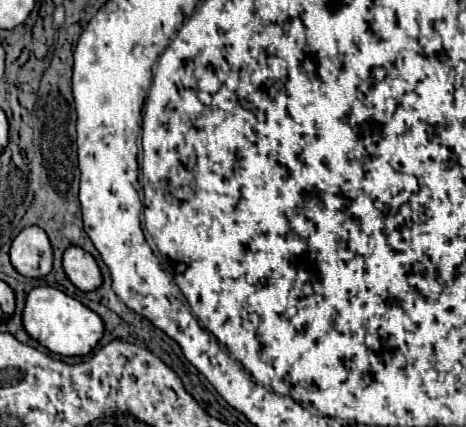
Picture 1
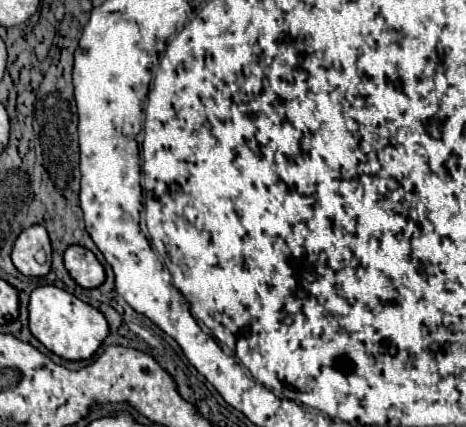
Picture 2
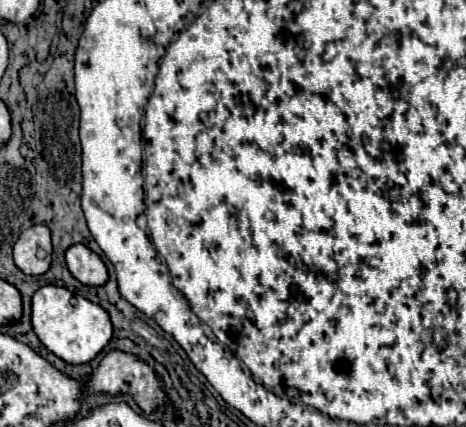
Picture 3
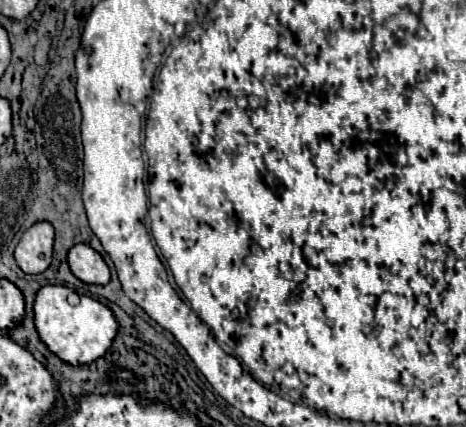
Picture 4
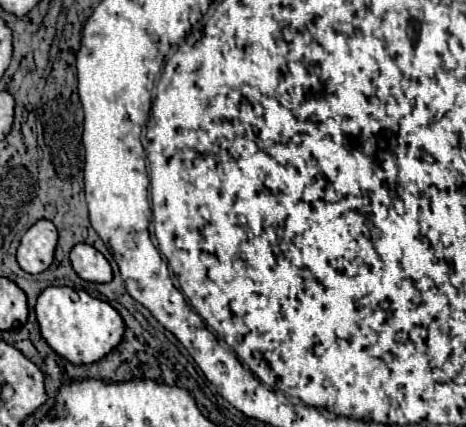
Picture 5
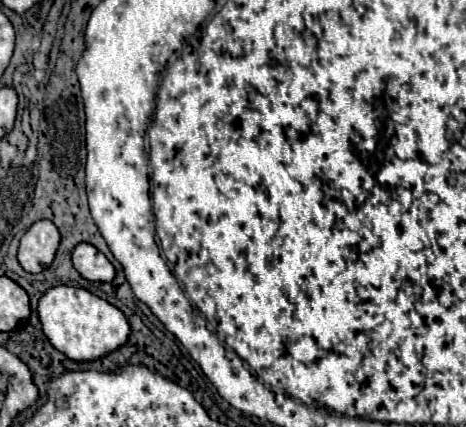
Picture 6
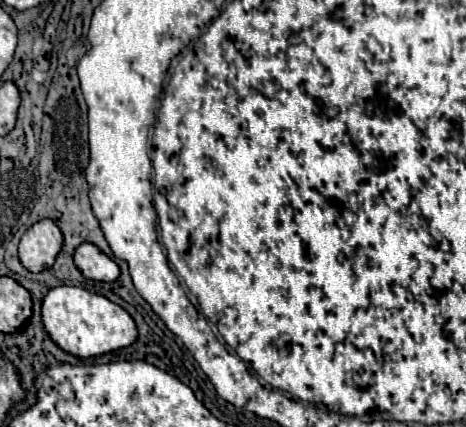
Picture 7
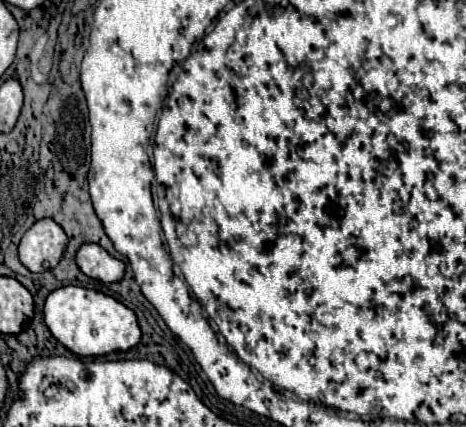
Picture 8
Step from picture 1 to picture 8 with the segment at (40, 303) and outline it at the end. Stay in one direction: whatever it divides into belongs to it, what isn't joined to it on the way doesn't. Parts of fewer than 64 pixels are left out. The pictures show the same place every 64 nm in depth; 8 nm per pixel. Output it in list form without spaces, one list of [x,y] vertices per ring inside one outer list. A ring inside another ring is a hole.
[[[62,286],[48,294],[44,322],[52,336],[78,356],[102,356],[116,350],[130,350],[140,342],[136,314],[112,296],[80,286]]]

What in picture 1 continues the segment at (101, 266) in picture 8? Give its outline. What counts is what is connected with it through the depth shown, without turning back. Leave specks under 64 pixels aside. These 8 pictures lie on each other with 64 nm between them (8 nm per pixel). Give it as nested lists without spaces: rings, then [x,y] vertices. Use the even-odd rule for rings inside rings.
[[[70,246],[64,252],[64,270],[70,282],[84,292],[96,290],[102,284],[102,272],[94,256],[78,246]]]

